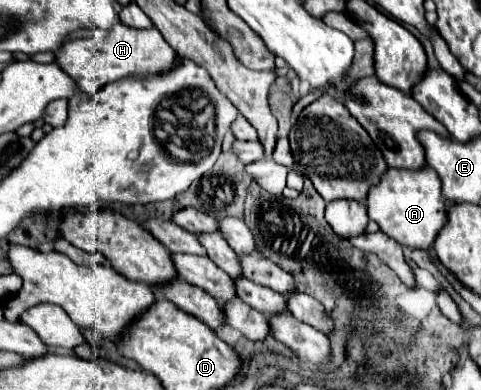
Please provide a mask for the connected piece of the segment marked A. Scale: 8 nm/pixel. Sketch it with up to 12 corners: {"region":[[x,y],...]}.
{"region":[[429,165],[387,167],[367,193],[387,237],[427,249],[447,221]]}

